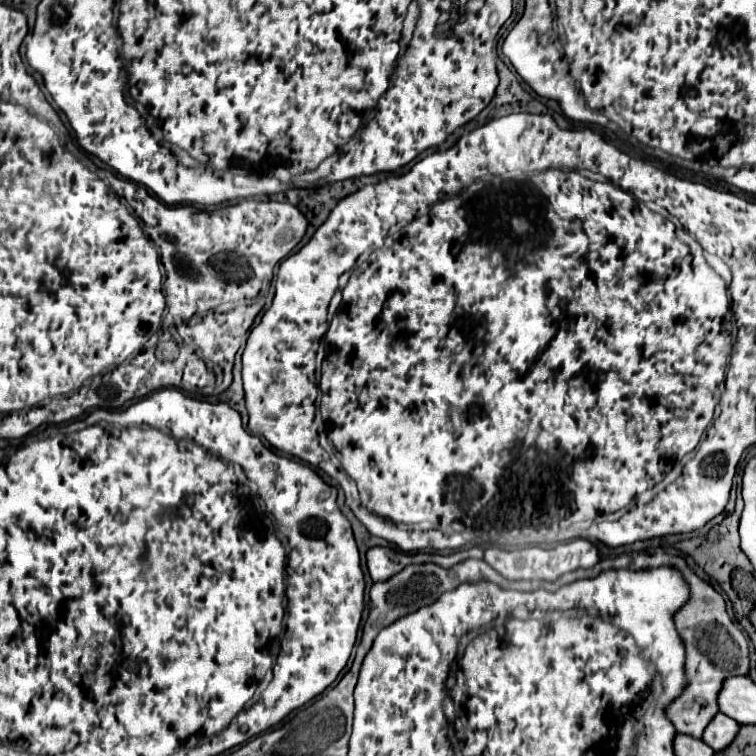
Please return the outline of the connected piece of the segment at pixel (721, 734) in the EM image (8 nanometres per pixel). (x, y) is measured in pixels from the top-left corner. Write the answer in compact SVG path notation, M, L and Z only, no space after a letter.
M717 712L707 724L707 728L703 730L701 740L709 744L713 750L721 750L725 748L725 744L729 744L729 740L733 740L733 736L737 734L737 728L739 724L733 718L725 716L723 712Z

